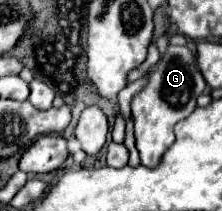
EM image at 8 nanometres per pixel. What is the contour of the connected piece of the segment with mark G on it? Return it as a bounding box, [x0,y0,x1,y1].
[131,44,205,168]

